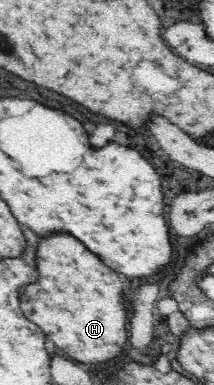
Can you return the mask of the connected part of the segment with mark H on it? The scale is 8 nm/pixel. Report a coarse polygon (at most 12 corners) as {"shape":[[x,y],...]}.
{"shape":[[71,234],[39,238],[23,314],[79,362],[127,340],[123,280]]}

